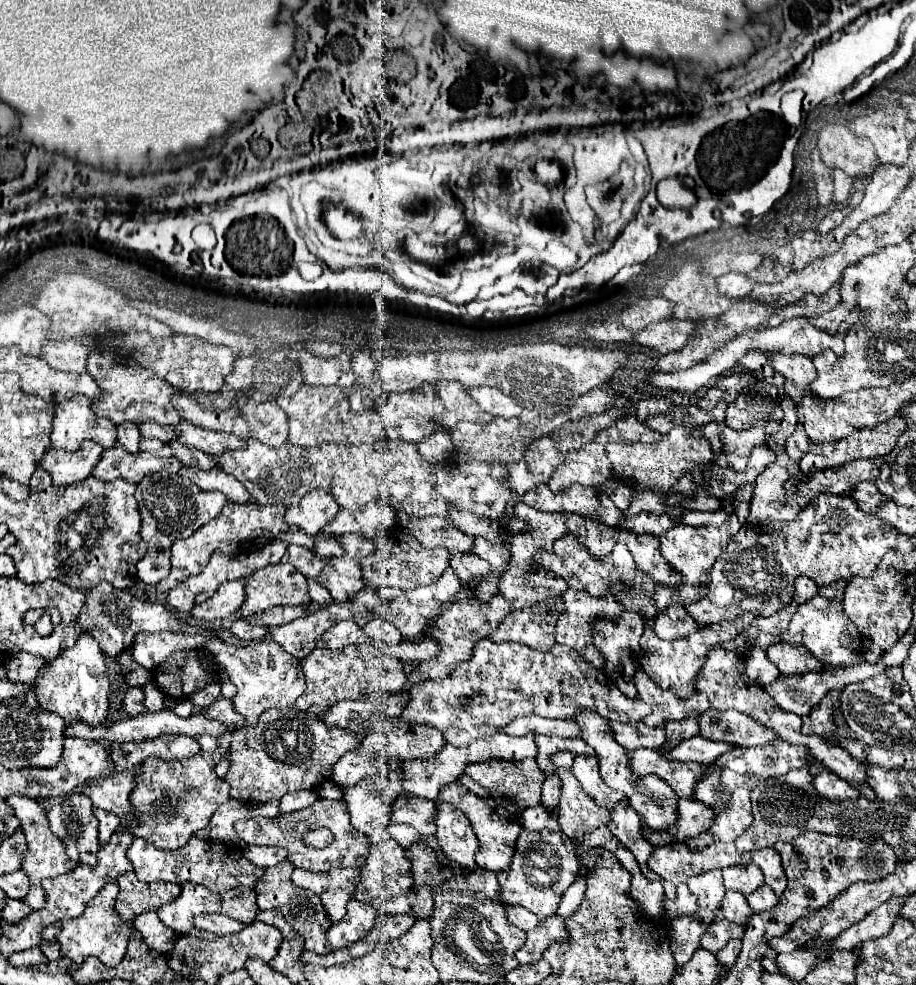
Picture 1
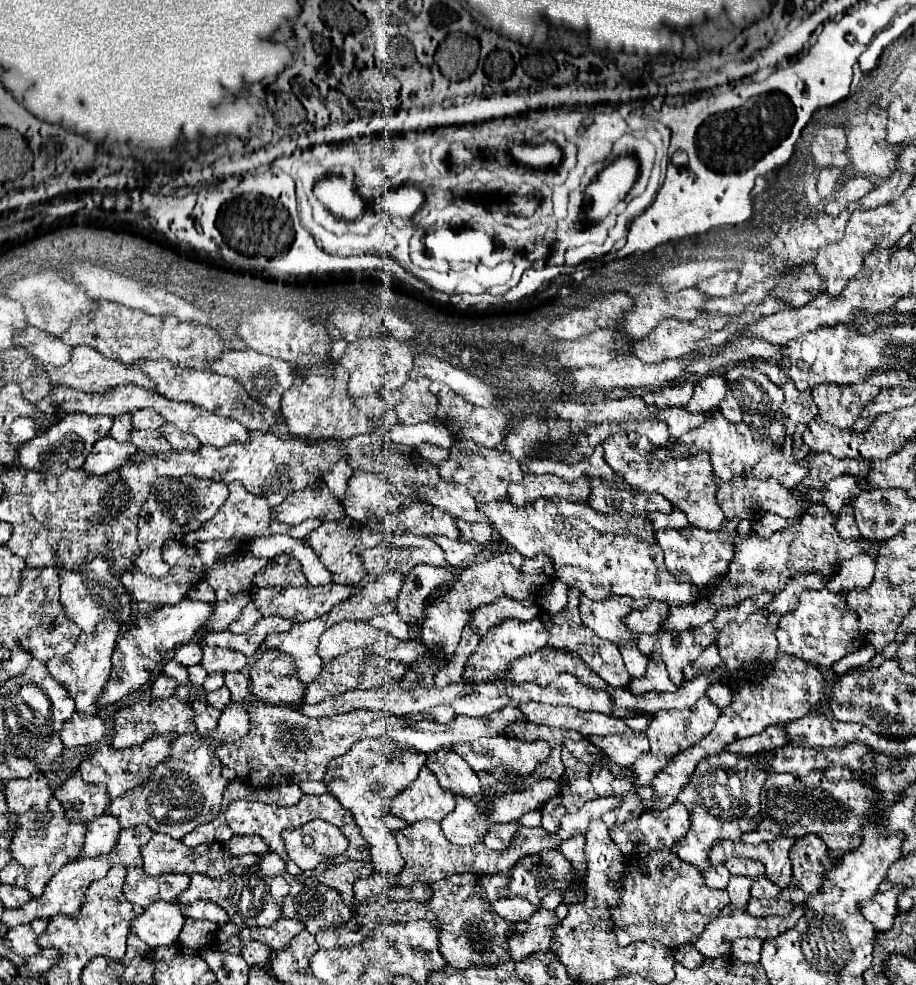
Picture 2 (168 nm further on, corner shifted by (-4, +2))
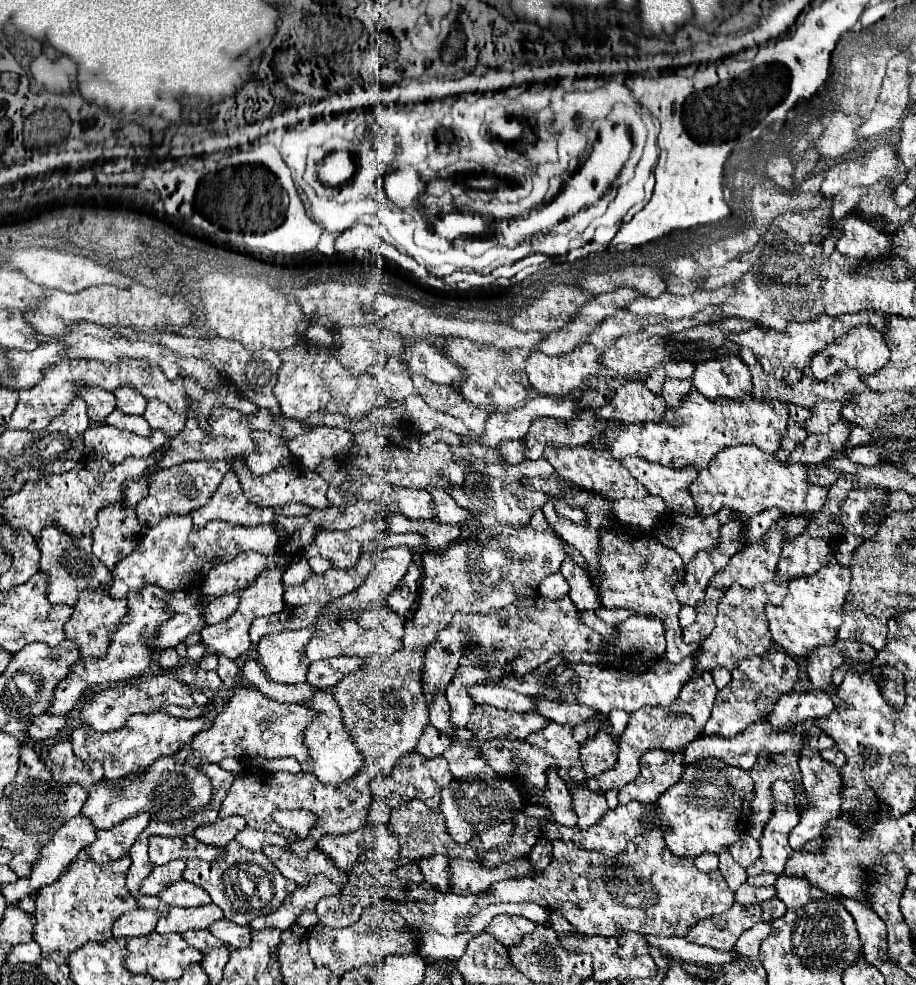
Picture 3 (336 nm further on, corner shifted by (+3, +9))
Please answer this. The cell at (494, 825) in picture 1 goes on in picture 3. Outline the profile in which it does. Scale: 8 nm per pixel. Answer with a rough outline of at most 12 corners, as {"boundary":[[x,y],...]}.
{"boundary":[[428,725],[418,739],[416,751],[440,757],[450,739]]}

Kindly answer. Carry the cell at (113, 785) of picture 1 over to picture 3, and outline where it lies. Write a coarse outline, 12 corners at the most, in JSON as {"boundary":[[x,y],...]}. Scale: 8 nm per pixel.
{"boundary":[[132,715],[118,731],[74,729],[80,759],[104,765],[104,779],[146,771],[176,755],[198,731],[196,719]]}

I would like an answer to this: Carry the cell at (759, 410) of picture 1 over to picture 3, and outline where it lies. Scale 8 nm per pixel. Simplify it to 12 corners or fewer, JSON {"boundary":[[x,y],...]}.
{"boundary":[[738,355],[700,359],[692,385],[708,399],[750,393]]}

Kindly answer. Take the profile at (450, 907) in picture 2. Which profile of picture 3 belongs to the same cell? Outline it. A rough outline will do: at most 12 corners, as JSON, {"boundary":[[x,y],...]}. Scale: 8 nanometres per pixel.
{"boundary":[[448,857],[416,859],[428,883],[448,891]]}

